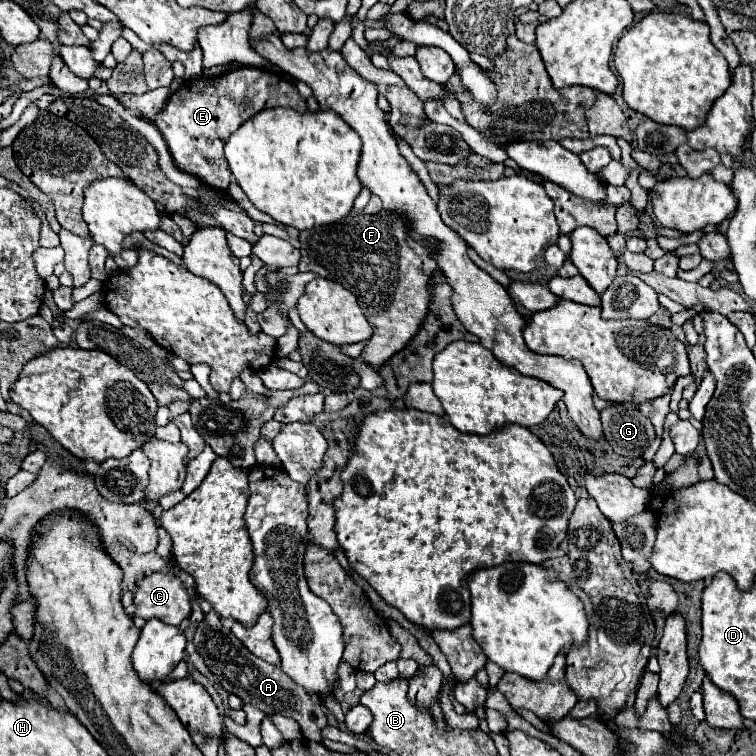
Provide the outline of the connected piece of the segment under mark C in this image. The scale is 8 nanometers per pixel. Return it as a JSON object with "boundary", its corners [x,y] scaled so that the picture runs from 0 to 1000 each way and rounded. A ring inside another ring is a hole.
{"boundary":[[[194,759],[179,778],[179,815],[189,820],[210,817],[237,828],[253,812],[253,799],[242,770],[231,759]]]}

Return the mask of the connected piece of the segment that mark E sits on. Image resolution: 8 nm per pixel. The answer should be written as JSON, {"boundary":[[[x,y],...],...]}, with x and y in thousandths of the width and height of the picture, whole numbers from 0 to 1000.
{"boundary":[[[319,87],[292,101],[258,101],[242,106],[242,111],[221,130],[218,143],[205,153],[205,167],[216,177],[234,222],[261,233],[284,251],[300,251],[306,243],[306,225],[295,206],[298,188],[324,159],[364,140],[403,148],[403,132],[385,108],[345,90]]]}

